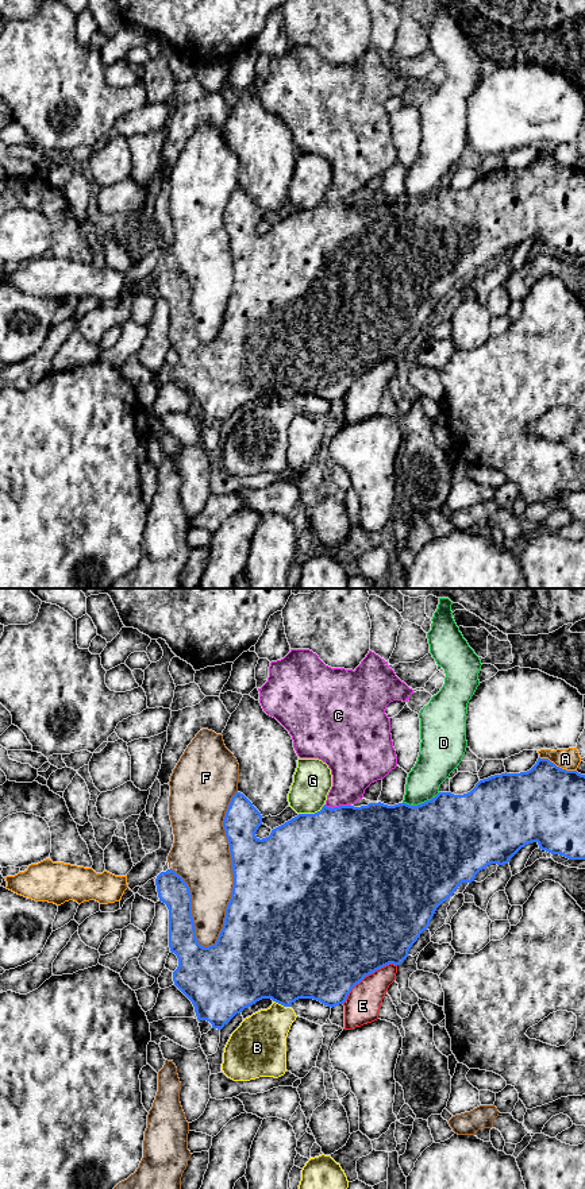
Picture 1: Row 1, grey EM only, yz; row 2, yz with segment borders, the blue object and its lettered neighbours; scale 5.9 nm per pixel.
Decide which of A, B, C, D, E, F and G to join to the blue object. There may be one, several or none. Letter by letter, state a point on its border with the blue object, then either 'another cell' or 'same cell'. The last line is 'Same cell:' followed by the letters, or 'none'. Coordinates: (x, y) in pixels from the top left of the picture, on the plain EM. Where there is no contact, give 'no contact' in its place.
A: contact yz (558, 162); another cell
B: contact yz (281, 400); another cell
C: contact yz (338, 203); same cell
D: contact yz (422, 199); another cell
E: contact yz (366, 370); another cell
F: contact yz (233, 267); another cell
G: contact yz (312, 209); another cell
Same cell: C

